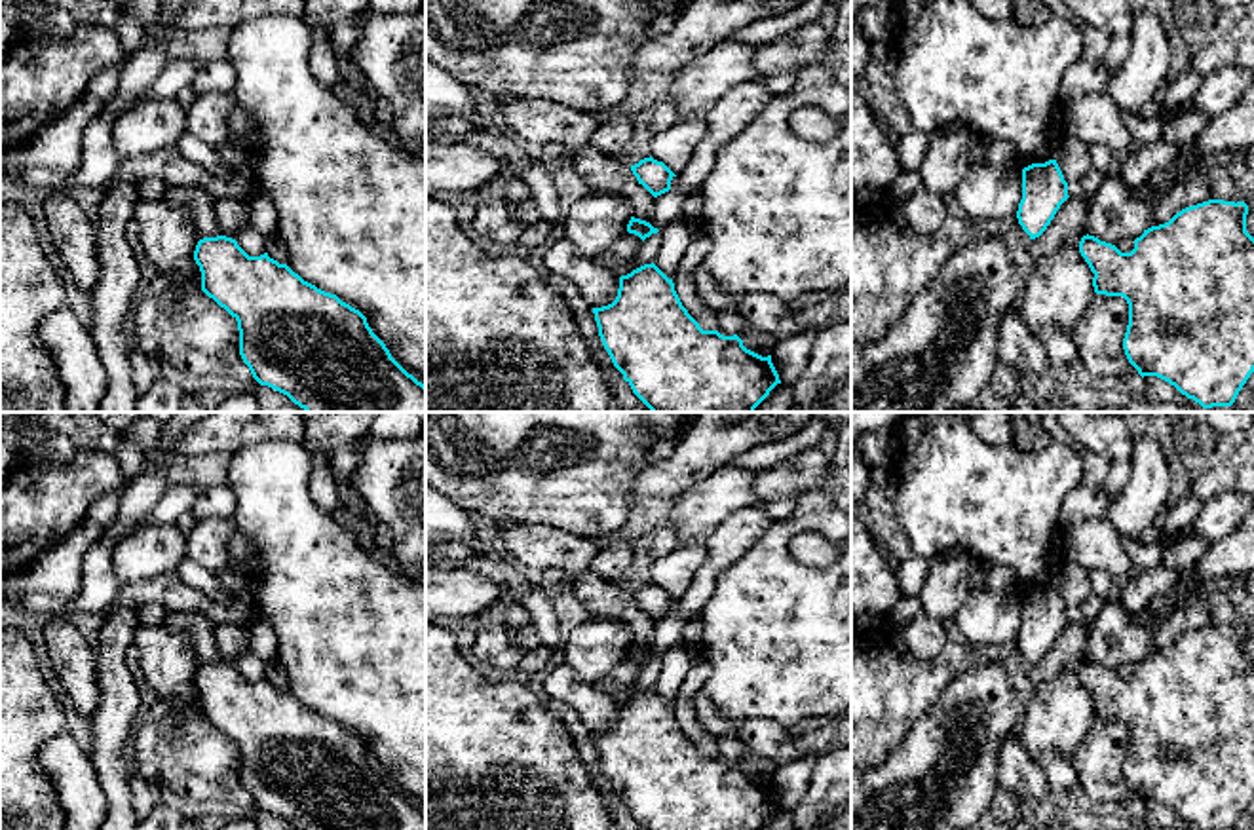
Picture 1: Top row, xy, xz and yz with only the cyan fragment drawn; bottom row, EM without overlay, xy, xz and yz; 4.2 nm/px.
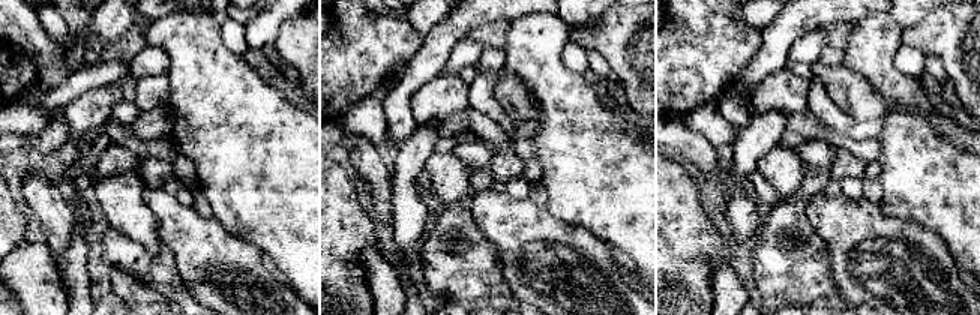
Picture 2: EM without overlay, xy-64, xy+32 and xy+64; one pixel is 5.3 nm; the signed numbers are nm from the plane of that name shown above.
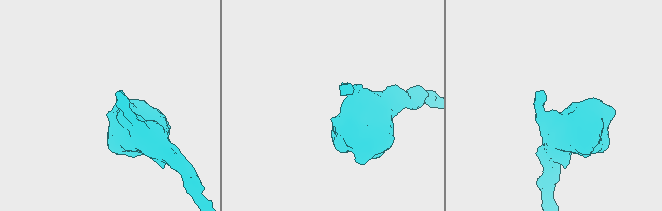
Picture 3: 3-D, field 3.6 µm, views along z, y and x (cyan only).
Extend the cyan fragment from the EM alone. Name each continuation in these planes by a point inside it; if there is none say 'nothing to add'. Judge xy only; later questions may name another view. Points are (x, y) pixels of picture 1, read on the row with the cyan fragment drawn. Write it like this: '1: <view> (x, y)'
nothing to add

